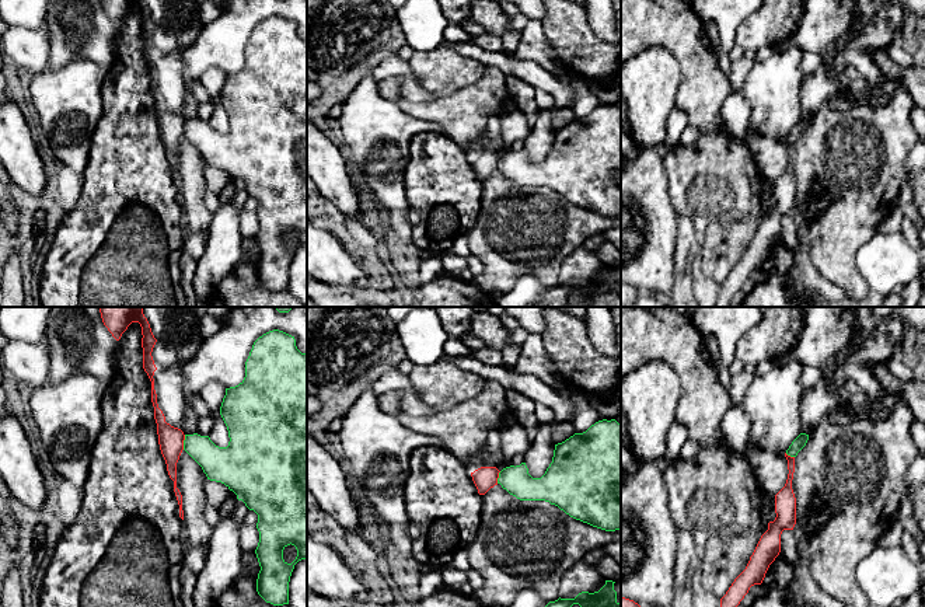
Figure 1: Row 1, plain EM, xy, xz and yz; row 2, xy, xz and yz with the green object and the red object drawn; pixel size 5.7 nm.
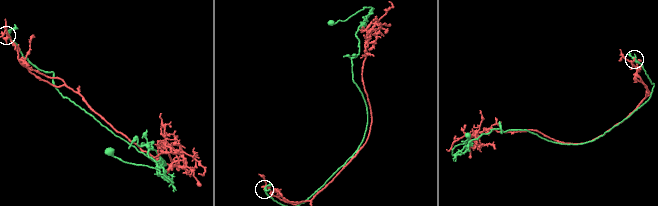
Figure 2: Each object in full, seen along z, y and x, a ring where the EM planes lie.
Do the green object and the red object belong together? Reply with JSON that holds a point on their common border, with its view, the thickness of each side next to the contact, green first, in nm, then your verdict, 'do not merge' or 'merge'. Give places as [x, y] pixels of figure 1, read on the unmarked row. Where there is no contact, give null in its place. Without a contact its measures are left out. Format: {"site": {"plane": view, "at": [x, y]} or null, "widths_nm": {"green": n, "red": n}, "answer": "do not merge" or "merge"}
{"site": {"plane": "xy", "at": [184, 128]}, "widths_nm": {"green": 200, "red": 140}, "answer": "do not merge"}

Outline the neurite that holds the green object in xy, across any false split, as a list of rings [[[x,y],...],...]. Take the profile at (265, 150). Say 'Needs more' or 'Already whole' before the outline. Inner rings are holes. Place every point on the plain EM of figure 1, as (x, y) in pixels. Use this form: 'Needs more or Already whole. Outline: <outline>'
Already whole. Outline: [[[273,15],[263,20],[254,28],[245,48],[245,63],[238,71],[226,74],[226,81],[220,93],[220,101],[228,116],[230,128],[227,133],[216,132],[209,122],[193,119],[185,121],[184,136],[202,153],[207,165],[224,170],[237,181],[238,186],[242,186],[249,196],[254,196],[258,200],[256,214],[259,217],[259,229],[255,240],[261,257],[256,265],[256,278],[266,289],[273,292],[289,290],[289,268],[294,251],[301,245],[307,245],[307,39],[301,39],[297,35],[294,22],[279,15]],[[290,230],[296,233],[297,243],[292,250],[287,250],[283,245],[283,236]]]

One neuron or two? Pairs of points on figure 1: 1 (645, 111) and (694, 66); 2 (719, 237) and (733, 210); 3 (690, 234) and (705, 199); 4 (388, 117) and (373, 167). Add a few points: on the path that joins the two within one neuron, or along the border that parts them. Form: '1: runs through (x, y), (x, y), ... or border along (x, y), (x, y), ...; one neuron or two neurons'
1: border along (666, 49), (679, 63), (679, 90), (674, 107); two neurons
2: border along (761, 219), (715, 220), (707, 229), (702, 240); two neurons
3: border along (679, 212), (695, 230), (693, 260); two neurons
4: runs through (380, 129), (380, 154); one neuron

